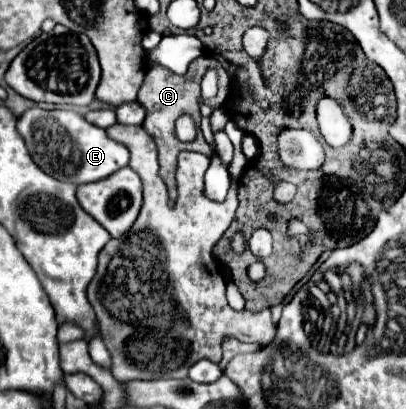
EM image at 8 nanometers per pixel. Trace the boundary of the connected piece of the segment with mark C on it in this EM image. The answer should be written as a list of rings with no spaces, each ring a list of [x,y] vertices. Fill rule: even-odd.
[[[201,56],[201,58],[193,60],[193,62],[189,64],[189,70],[187,70],[185,76],[173,74],[171,70],[167,70],[167,68],[163,68],[163,66],[151,66],[151,68],[147,70],[145,82],[143,82],[141,90],[139,90],[139,102],[141,102],[143,108],[147,110],[143,128],[145,128],[145,130],[153,136],[153,140],[157,142],[159,166],[161,166],[159,174],[161,174],[161,178],[165,180],[165,184],[167,184],[167,188],[169,188],[169,198],[171,198],[171,200],[177,198],[177,196],[175,196],[175,194],[177,194],[177,186],[175,186],[177,154],[179,154],[181,150],[205,152],[207,156],[213,154],[211,146],[205,142],[205,138],[203,138],[203,134],[201,134],[199,128],[197,128],[197,138],[195,138],[191,144],[183,144],[183,142],[177,140],[177,136],[175,136],[175,120],[177,120],[179,116],[183,116],[183,114],[191,114],[193,120],[195,120],[195,124],[199,126],[199,122],[201,122],[201,110],[199,110],[199,108],[201,108],[201,78],[203,78],[203,74],[205,74],[209,68],[215,68],[217,74],[219,74],[219,92],[217,92],[215,98],[205,100],[205,102],[211,104],[211,106],[217,102],[215,106],[221,106],[221,104],[225,102],[225,98],[227,98],[227,72],[225,72],[225,70],[221,68],[221,64],[219,64],[215,58],[211,58],[211,56]]]

